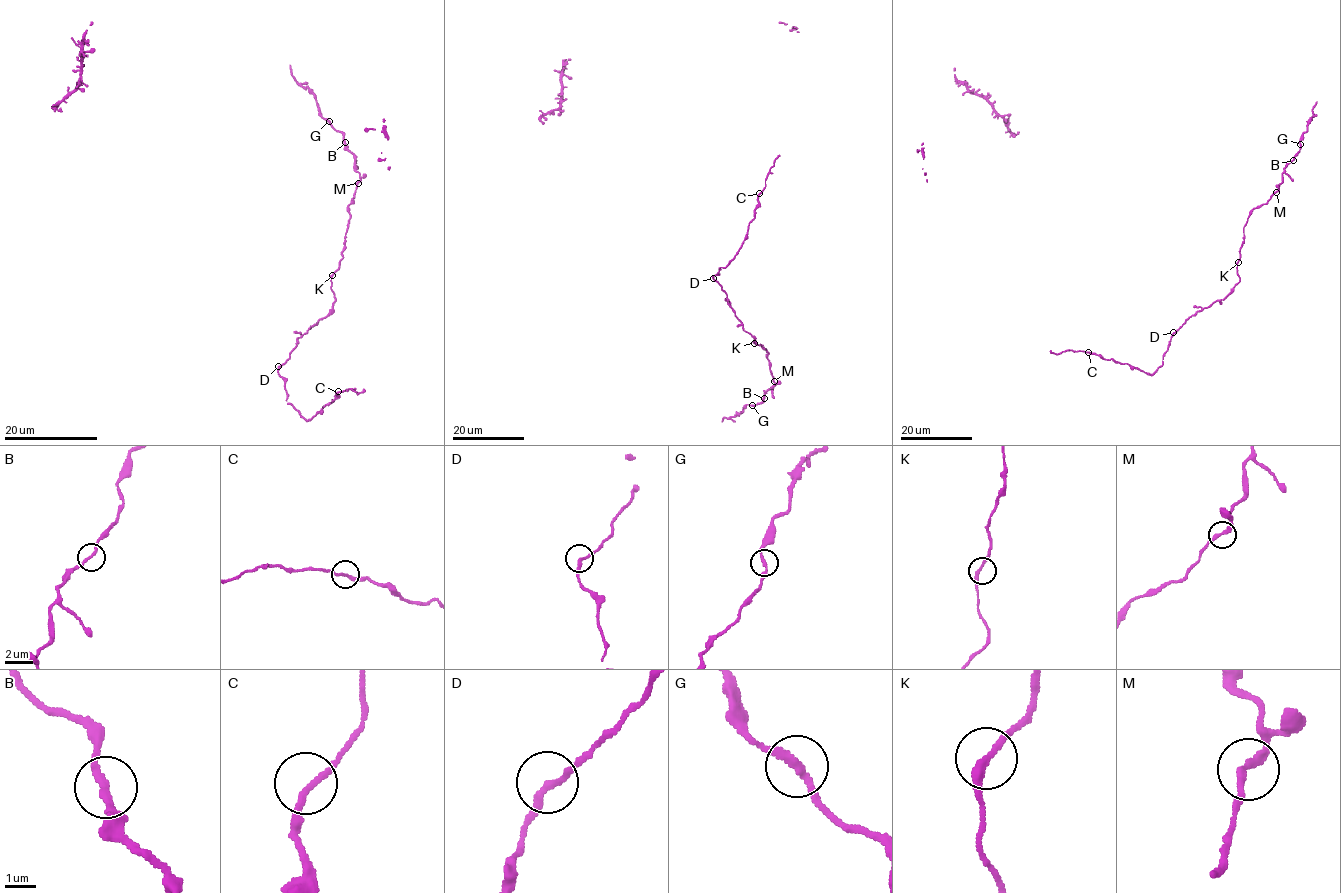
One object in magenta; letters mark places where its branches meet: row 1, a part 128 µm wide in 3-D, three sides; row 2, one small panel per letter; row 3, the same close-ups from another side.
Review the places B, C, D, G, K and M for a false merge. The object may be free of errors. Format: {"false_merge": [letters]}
{"false_merge": []}

